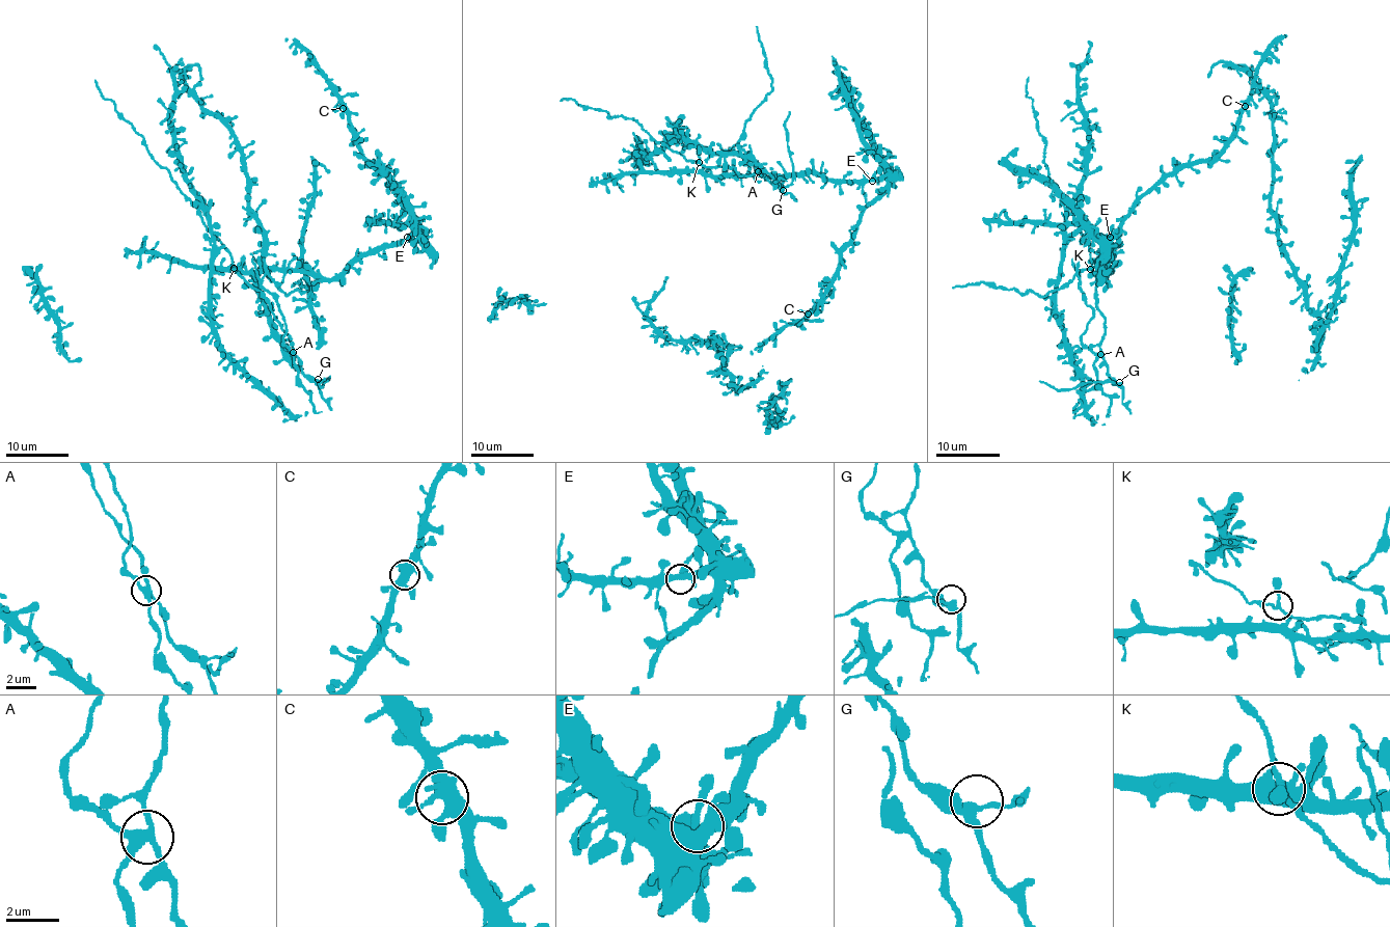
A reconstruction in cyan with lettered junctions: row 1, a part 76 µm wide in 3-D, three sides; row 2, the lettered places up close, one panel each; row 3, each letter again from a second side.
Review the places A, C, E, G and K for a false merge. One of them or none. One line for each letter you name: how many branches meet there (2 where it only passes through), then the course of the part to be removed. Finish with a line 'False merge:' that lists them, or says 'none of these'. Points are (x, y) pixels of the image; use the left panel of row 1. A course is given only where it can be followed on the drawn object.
A: Branches: 4. Course of the part to remove: (293, 353), (283, 338), (280, 308), (260, 279), (266, 273), (287, 295), (307, 289), (299, 280), (292, 287)
False merge: A

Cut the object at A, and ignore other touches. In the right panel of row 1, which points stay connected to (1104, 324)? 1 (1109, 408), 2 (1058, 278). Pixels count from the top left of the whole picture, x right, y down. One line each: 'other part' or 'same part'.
1: other part
2: same part

